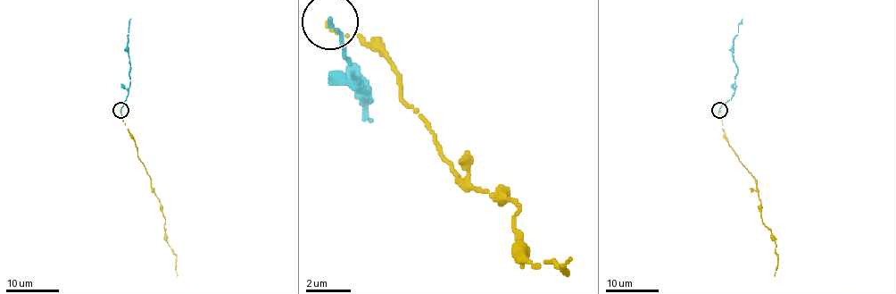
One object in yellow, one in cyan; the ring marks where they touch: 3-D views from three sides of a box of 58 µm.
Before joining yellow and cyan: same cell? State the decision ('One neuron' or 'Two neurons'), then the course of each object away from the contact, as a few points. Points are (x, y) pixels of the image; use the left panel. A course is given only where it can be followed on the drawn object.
Two neurons. Course of yellow: (120, 110), (151, 188), (160, 201), (165, 240), (176, 256), (178, 276). Course of cyan: (120, 110), (129, 86), (128, 38), (131, 19)

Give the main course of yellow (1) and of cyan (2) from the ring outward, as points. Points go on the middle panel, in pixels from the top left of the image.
1: (328, 20), (391, 59), (459, 178), (520, 206), (520, 252), (566, 274), (571, 257)
2: (328, 20), (368, 93), (368, 99), (362, 76), (357, 82), (362, 104), (374, 121)

